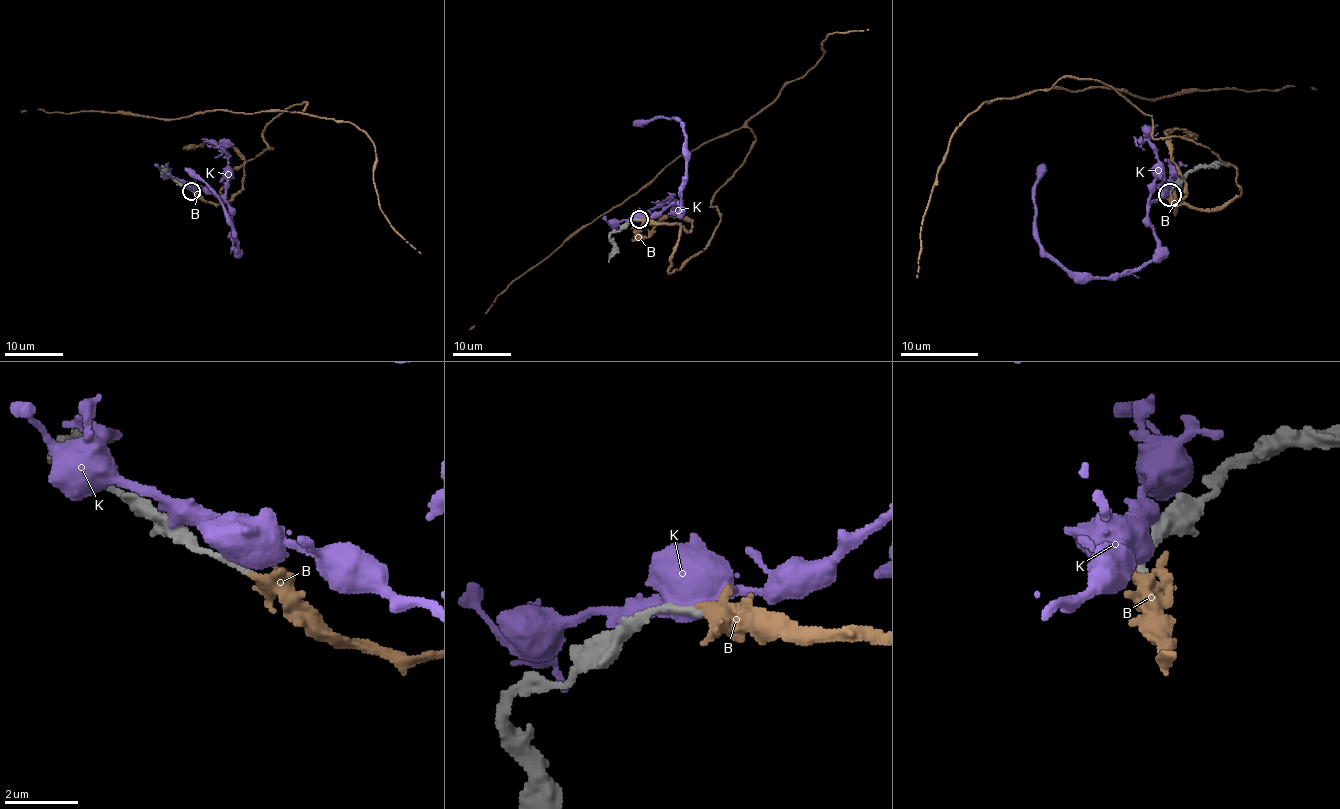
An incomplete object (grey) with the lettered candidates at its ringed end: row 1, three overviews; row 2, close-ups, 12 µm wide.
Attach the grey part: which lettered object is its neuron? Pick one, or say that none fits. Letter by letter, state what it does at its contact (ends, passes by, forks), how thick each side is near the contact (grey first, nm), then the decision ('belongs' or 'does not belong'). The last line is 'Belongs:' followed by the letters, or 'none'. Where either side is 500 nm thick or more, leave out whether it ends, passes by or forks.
B: it forks; calibres 190 and 220 nm; belongs
K: calibres 220 and 500 nm; does not belong
Belongs: B

